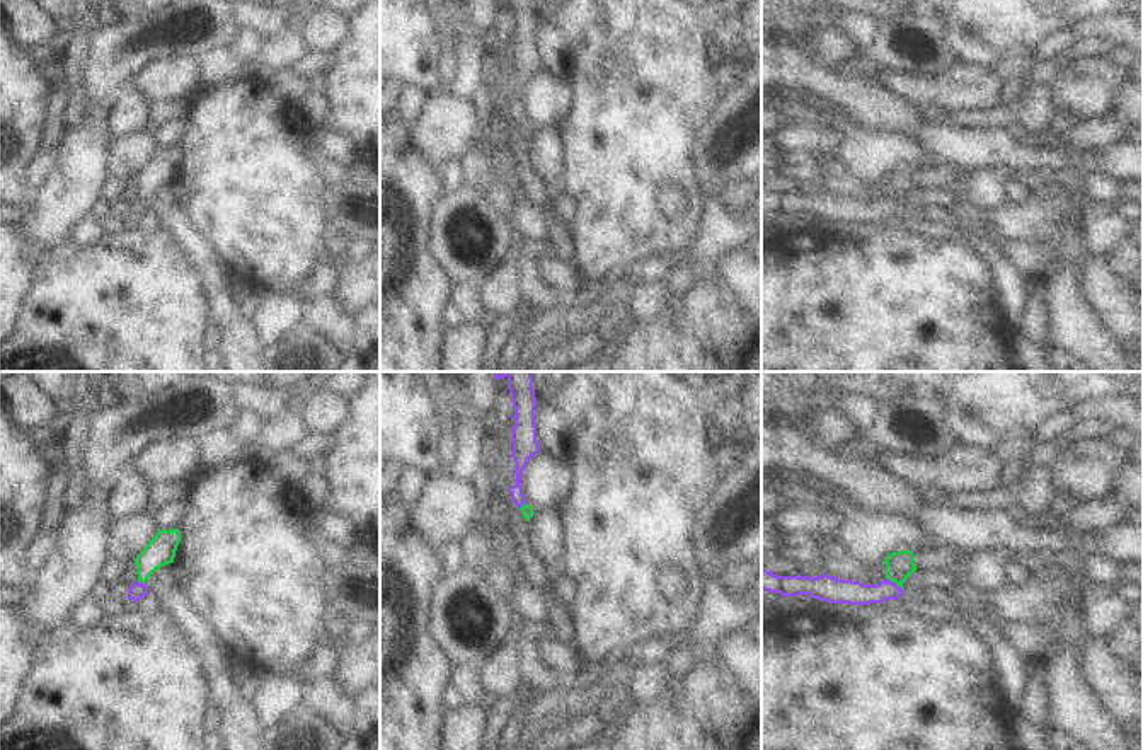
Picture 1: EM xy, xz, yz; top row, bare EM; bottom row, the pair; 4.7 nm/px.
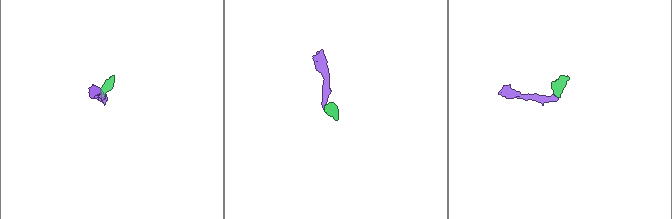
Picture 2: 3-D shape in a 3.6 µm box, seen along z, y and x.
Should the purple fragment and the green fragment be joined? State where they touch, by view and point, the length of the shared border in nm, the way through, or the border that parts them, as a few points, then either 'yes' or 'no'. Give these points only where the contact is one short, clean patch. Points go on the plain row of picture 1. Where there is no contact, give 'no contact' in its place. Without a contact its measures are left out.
yz (895, 201) | 110 nm | across yz (849, 210), (881, 210), (895, 201), (900, 183) | yes

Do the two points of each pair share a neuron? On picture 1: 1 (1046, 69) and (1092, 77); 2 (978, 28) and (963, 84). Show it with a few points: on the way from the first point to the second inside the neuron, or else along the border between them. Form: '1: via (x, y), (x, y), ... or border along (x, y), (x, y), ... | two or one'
1: border along (1070, 63), (1048, 84) | two
2: border along (956, 60), (982, 63), (992, 69) | two

